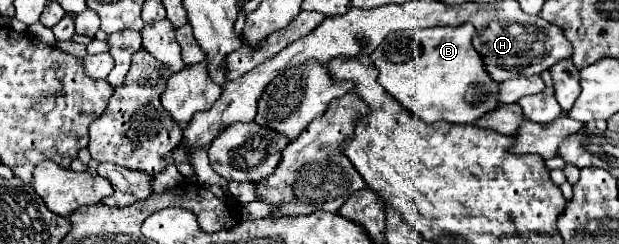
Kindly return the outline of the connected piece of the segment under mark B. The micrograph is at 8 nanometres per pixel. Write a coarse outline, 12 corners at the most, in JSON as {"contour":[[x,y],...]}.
{"contour":[[474,27],[390,33],[380,85],[424,123],[472,123],[498,83]]}

